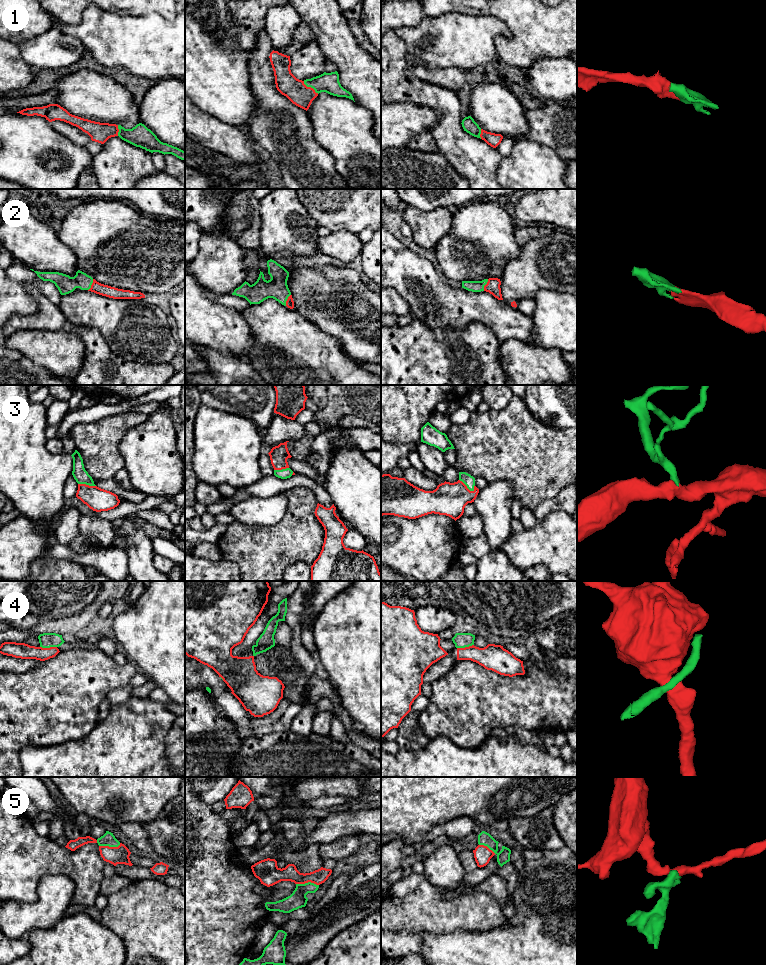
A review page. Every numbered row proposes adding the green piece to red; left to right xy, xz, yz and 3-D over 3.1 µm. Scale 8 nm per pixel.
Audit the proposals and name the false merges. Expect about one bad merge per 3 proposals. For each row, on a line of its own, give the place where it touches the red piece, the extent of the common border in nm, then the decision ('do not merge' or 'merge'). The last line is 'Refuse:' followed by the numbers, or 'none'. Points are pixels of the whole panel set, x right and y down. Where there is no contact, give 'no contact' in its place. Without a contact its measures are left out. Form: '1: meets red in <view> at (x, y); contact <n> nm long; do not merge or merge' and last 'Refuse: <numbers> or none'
1: meets red in xz at (310, 87); contact 160 nm long; merge
2: meets red in yz at (485, 285); contact 100 nm long; merge
3: meets red in yz at (466, 487); contact 160 nm long; merge
4: meets red in xy at (48, 648); contact 140 nm long; do not merge
5: meets red in xz at (307, 882); contact 180 nm long; do not merge
Refuse: 4, 5

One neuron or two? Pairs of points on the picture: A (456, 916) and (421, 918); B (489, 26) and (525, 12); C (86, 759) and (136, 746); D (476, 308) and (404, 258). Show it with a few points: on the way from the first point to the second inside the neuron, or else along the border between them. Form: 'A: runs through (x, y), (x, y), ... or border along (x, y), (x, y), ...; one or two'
A: runs through (447, 916), (430, 916); one
B: border along (479, 15), (493, 15), (499, 18), (510, 35); two
C: runs through (98, 759), (121, 759), (124, 756); one
D: runs through (458, 307), (453, 307), (422, 276); one

